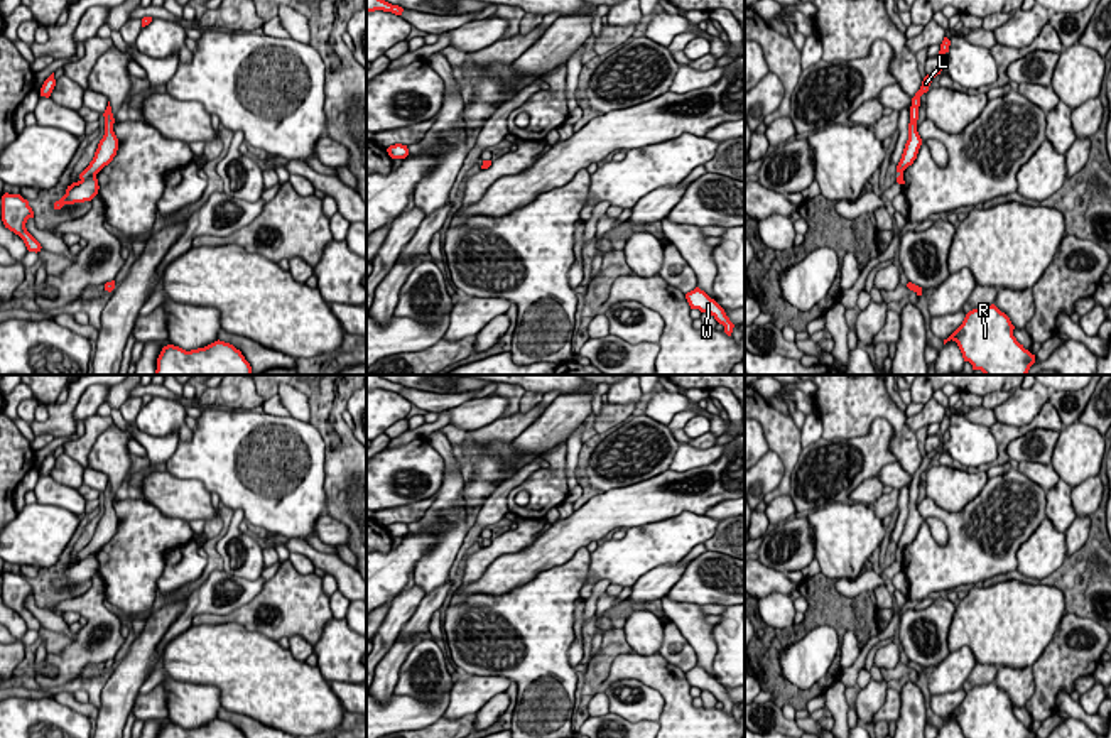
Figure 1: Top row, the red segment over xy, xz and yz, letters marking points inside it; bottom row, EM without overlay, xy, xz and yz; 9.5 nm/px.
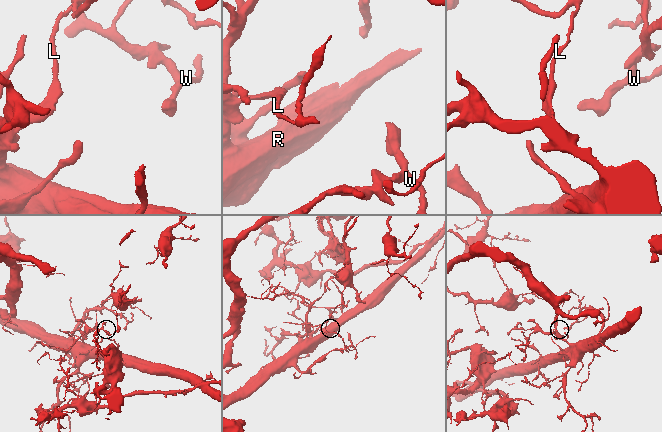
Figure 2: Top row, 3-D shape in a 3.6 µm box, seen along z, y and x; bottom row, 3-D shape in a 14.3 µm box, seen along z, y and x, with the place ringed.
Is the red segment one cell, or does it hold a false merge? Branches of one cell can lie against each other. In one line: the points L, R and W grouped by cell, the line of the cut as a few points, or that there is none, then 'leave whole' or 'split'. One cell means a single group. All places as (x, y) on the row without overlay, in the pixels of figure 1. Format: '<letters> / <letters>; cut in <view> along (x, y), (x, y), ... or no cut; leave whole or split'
L / R W; cut in yz along (915, 500), (909, 512); split

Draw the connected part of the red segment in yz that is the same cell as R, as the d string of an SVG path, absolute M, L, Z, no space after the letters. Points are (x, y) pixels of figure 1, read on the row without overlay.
M994 682L973 687L947 716L956 719L964 738L1035 738L1013 714L1015 704Z

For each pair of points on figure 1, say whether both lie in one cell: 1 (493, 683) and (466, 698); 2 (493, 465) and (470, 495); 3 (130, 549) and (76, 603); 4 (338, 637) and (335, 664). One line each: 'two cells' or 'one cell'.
1: one cell
2: one cell
3: two cells
4: one cell

